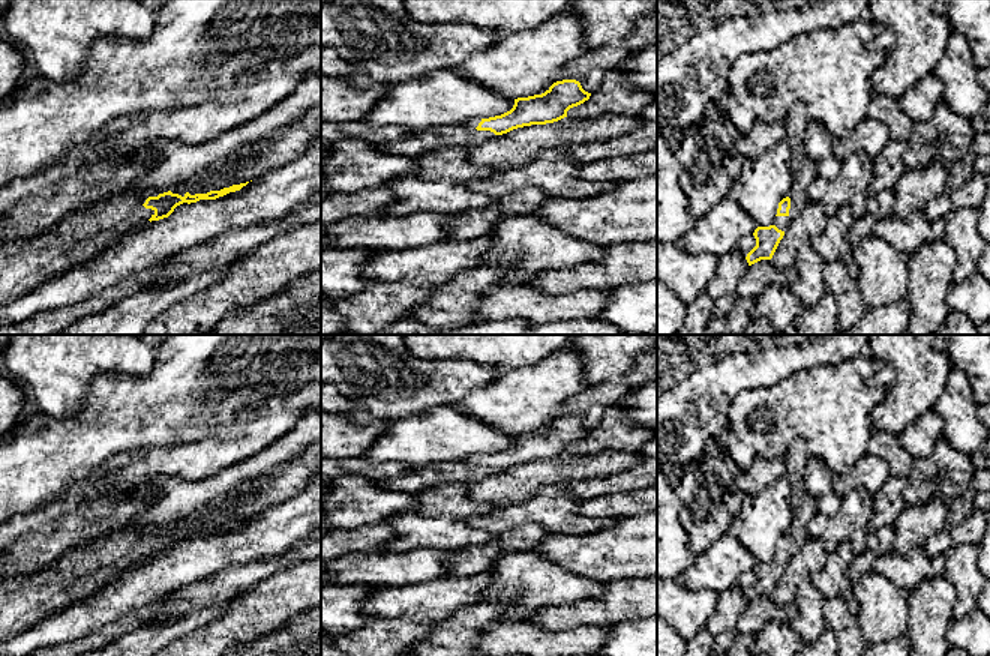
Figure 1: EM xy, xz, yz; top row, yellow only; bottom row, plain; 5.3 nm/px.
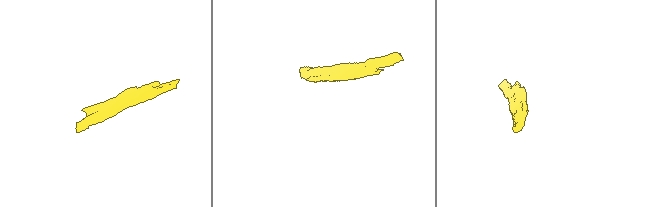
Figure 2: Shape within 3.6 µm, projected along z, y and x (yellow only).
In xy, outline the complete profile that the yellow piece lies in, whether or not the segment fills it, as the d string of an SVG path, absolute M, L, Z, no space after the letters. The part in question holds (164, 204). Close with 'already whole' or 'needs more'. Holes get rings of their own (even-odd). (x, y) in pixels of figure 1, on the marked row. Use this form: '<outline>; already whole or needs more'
M249 182L240 183L240 185L232 185L230 188L224 188L220 191L210 191L207 194L190 195L189 192L186 192L183 197L168 191L168 192L159 194L158 197L148 197L142 206L146 209L152 209L154 212L152 215L152 218L148 219L150 222L159 221L159 219L168 218L174 212L174 209L183 203L190 204L190 203L196 203L200 200L216 200L219 197L230 194L230 192L240 191L248 183Z; already whole

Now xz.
M562 80L542 95L514 99L513 108L501 116L472 119L462 126L502 135L524 126L558 122L567 117L570 108L584 104L590 96L591 93L585 92L579 81Z; needs more

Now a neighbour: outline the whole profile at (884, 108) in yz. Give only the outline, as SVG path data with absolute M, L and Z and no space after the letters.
M872 95L867 117L882 122L890 131L890 140L908 140L912 120L900 110L898 99Z

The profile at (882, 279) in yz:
M876 234L852 246L866 309L898 303L909 293L909 255Z

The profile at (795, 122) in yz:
M796 102L783 119L782 125L786 131L786 140L790 144L792 161L790 171L795 174L802 162L807 159L804 149L804 131L807 128L808 116L804 102Z

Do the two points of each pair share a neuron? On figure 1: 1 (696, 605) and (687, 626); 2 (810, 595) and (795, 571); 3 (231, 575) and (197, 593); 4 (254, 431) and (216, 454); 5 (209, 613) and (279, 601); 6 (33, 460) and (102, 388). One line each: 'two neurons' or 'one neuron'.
1: one neuron
2: two neurons
3: one neuron
4: one neuron
5: two neurons
6: one neuron

